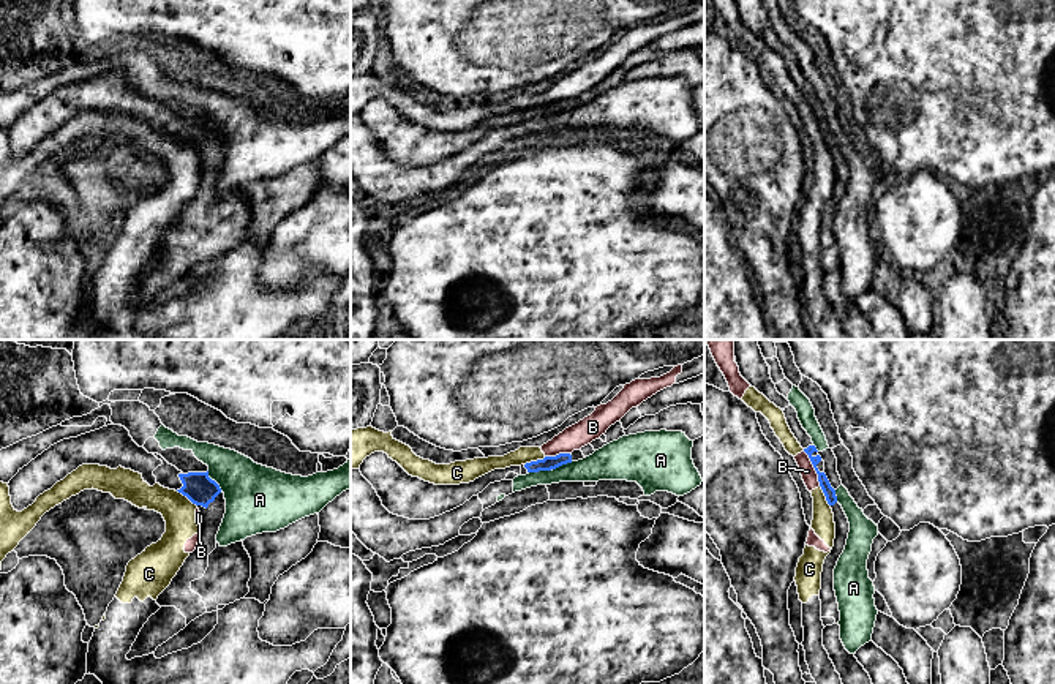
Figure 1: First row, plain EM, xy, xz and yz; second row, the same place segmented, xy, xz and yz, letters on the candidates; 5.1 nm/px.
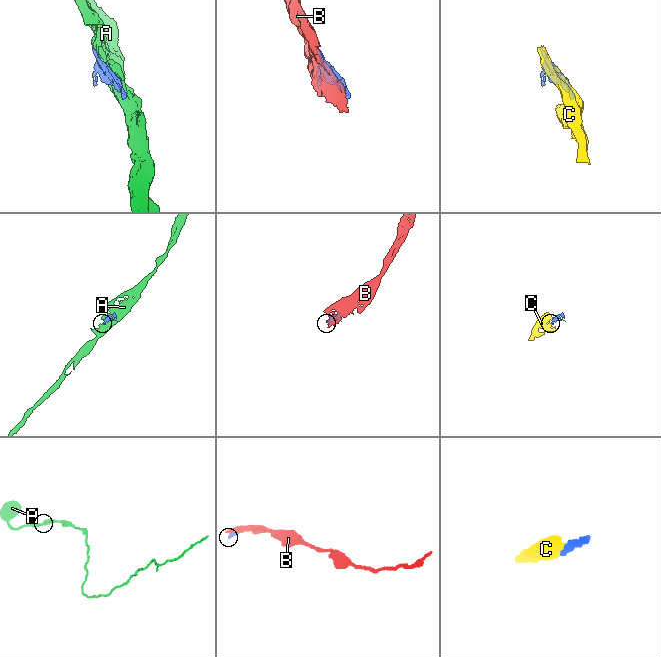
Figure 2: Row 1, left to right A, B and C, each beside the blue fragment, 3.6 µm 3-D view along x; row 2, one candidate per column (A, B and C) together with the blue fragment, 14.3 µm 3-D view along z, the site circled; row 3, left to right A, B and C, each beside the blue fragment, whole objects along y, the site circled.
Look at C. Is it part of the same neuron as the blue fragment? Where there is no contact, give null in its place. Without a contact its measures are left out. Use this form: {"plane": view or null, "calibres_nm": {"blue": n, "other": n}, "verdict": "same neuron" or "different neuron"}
{"plane": "xz", "calibres_nm": {"blue": 70, "other": 90}, "verdict": "different neuron"}

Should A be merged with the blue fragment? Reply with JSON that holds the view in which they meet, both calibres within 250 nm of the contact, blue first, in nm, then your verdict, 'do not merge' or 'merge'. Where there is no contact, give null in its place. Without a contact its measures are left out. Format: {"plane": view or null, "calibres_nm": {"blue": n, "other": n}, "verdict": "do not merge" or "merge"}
{"plane": "xy", "calibres_nm": {"blue": 160, "other": 340}, "verdict": "do not merge"}

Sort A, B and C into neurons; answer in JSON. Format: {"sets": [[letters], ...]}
{"sets": [["A"], ["B", "C"]]}

